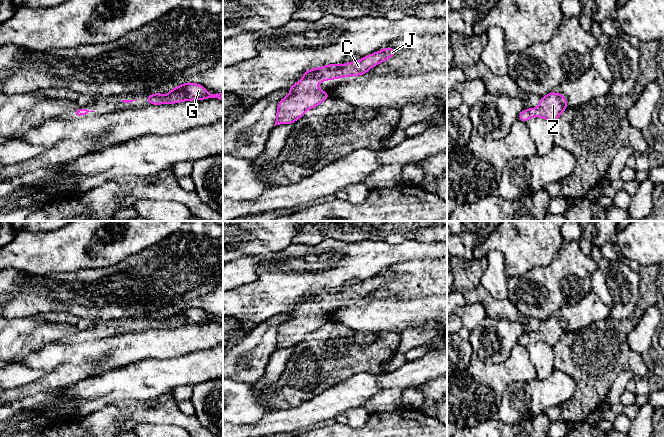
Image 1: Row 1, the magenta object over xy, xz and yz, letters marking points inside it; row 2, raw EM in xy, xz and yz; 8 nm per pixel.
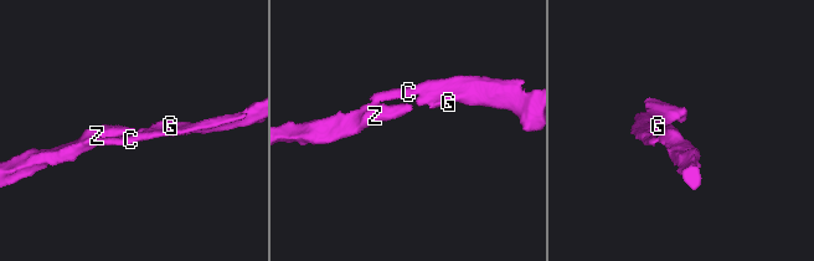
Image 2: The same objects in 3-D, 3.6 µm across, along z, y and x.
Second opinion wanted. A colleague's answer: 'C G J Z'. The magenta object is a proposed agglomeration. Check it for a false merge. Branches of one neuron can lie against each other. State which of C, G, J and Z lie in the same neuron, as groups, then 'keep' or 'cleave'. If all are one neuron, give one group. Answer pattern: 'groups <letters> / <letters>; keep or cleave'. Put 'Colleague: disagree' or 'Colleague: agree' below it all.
groups C G J Z; keep
Colleague: agree

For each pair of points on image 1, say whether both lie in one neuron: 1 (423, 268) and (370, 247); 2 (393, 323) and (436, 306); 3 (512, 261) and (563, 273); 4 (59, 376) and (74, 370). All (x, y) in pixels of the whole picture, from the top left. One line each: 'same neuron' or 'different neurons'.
1: different neurons
2: same neuron
3: different neurons
4: same neuron

